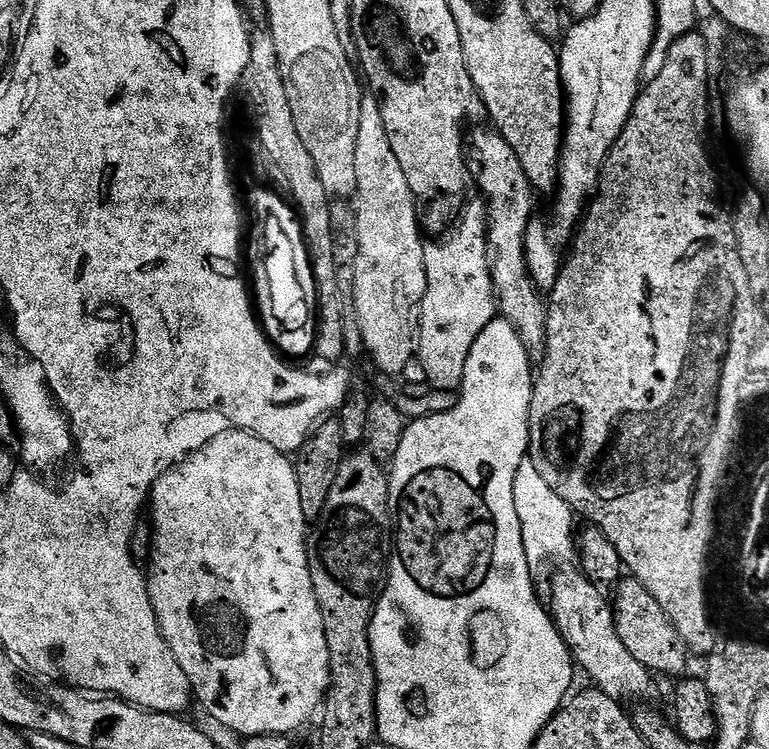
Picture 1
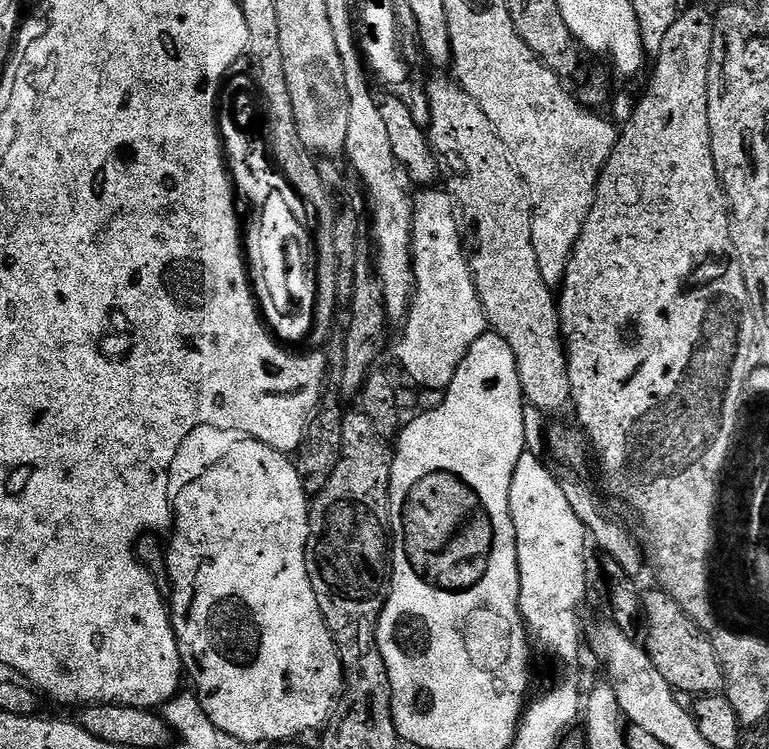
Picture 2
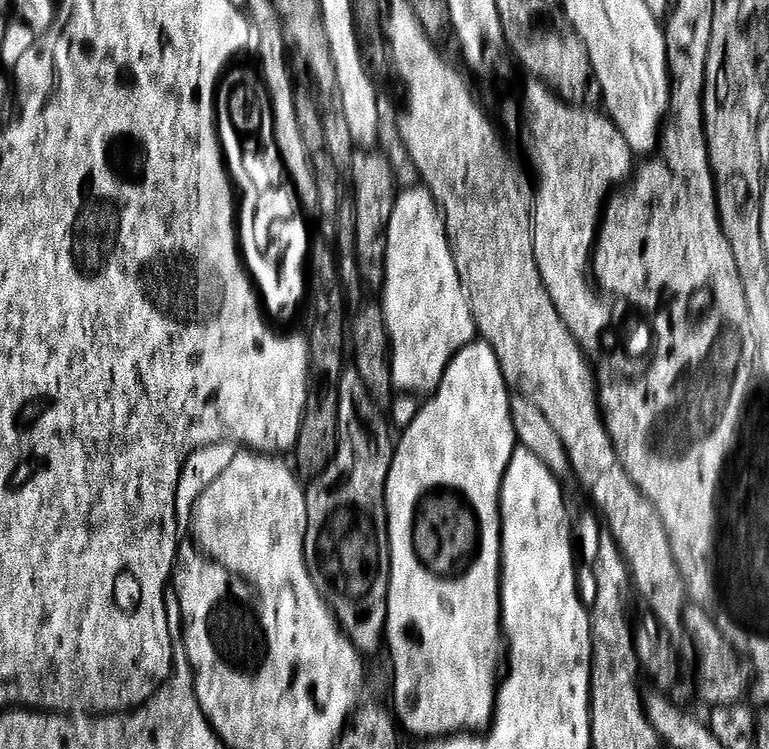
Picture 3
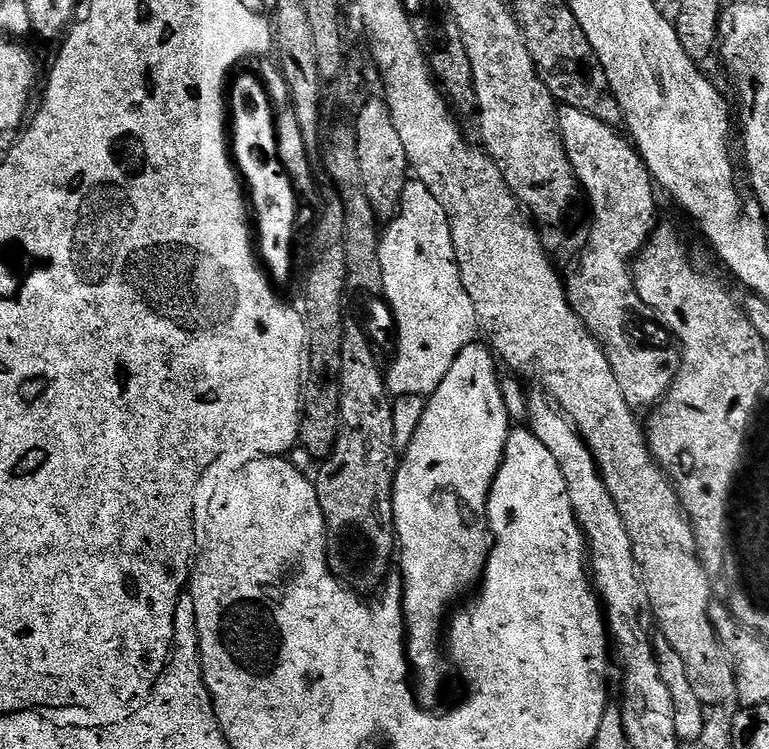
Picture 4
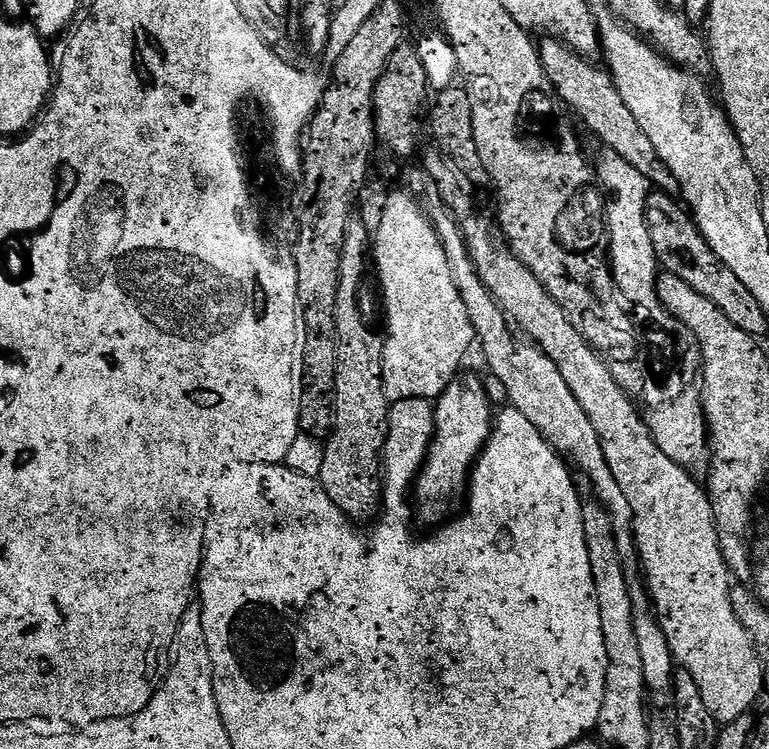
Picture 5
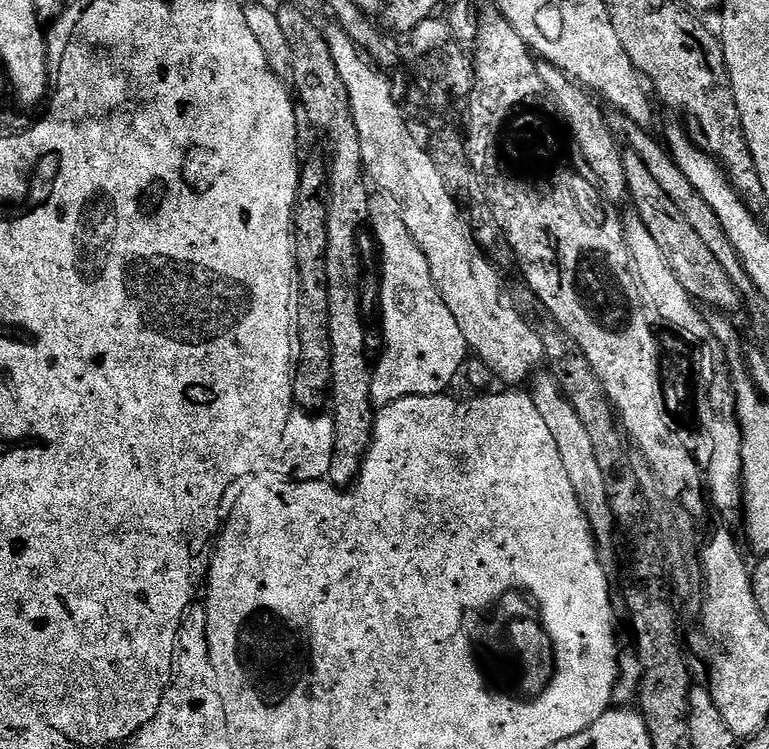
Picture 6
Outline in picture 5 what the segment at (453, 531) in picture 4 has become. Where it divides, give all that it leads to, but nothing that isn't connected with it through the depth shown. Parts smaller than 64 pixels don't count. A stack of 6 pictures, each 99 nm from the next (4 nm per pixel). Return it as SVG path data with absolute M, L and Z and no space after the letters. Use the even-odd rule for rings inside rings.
M457 375L435 401L436 434L428 448L428 459L414 485L415 515L419 519L421 516L431 526L439 525L449 515L447 512L452 500L465 495L472 468L492 435L494 407L484 393L484 384L476 376L464 375Z

